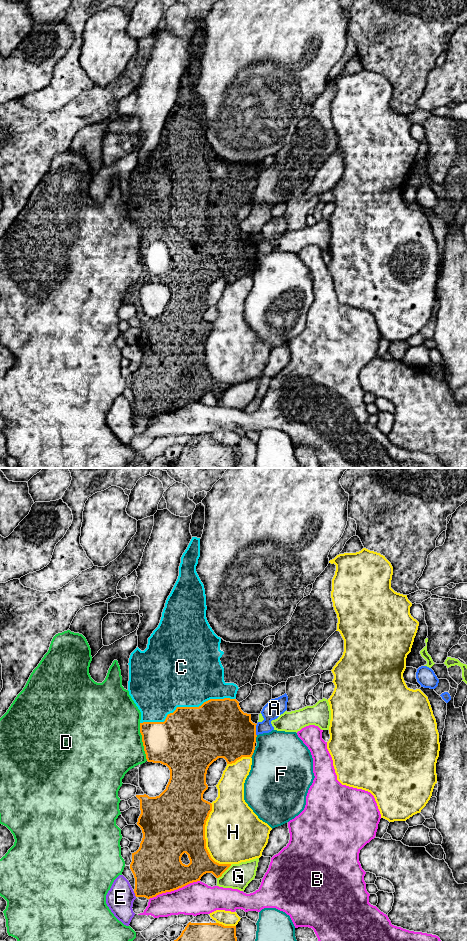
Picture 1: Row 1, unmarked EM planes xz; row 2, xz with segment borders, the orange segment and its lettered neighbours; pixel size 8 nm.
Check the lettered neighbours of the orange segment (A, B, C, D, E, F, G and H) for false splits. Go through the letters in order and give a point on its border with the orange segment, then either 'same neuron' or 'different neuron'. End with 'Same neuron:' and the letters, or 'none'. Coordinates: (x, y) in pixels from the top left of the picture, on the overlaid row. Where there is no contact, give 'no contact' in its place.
A: contact xz (255, 730); different neuron
B: contact xz (174, 889); different neuron
C: contact xz (186, 707); same neuron
D: contact xz (142, 741); different neuron
E: contact xz (135, 894); different neuron
F: contact xz (253, 752); different neuron
G: contact xz (224, 871); different neuron
H: contact xz (205, 840); different neuron
Same neuron: C

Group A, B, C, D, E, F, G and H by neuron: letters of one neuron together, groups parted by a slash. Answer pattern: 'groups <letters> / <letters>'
groups A / B / C / D / E / F / G / H

